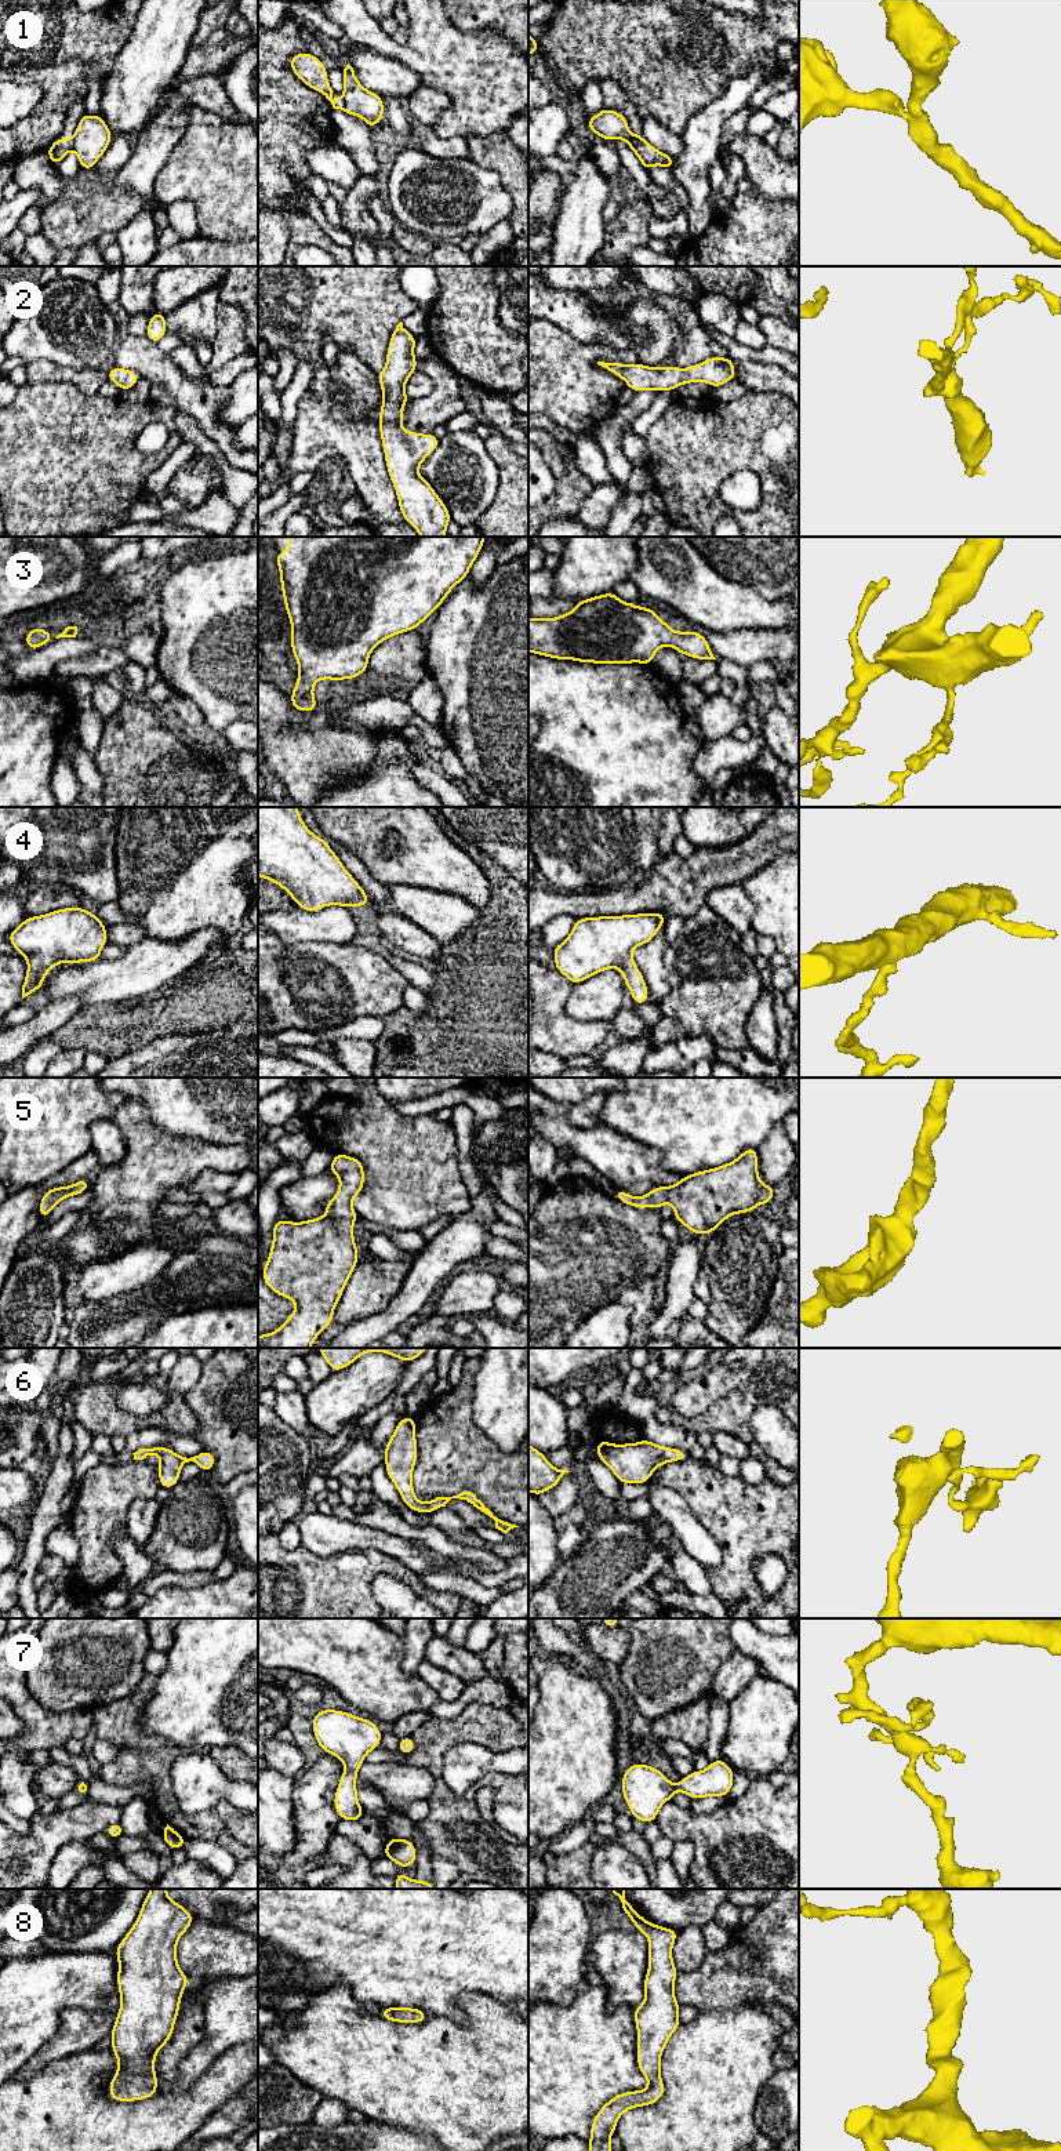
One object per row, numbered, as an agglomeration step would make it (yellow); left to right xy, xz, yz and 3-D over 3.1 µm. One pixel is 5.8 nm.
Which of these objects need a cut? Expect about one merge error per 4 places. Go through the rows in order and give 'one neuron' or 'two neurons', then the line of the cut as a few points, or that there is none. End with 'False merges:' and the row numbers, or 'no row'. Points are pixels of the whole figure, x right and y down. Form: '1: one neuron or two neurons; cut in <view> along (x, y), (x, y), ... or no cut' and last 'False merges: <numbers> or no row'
1: two neurons; cut in xy along (73, 137), (71, 148)
2: one neuron; no cut
3: one neuron; no cut
4: one neuron; no cut
5: one neuron; no cut
6: one neuron; no cut
7: one neuron; no cut
8: one neuron; no cut
False merges: 1

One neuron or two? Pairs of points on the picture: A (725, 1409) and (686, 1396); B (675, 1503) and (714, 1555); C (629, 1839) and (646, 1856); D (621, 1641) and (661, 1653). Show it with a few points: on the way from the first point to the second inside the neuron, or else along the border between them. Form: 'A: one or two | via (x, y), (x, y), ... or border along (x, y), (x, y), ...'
A: two | border along (740, 1387), (731, 1388), (697, 1414), (680, 1413)
B: one | via (678, 1515), (701, 1543)
C: one | via (633, 1844), (642, 1852)
D: two | border along (629, 1632), (628, 1652), (618, 1664)

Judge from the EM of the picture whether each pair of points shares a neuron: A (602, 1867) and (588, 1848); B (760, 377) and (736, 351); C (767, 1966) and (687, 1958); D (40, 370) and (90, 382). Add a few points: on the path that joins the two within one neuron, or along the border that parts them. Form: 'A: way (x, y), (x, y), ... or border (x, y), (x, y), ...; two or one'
A: border (605, 1839), (592, 1857), (591, 1874); two
B: border (736, 360), (758, 360), (776, 366); two
C: border (708, 1951), (704, 1961), (696, 1969), (679, 1972); two
D: way (53, 373), (77, 377); one

